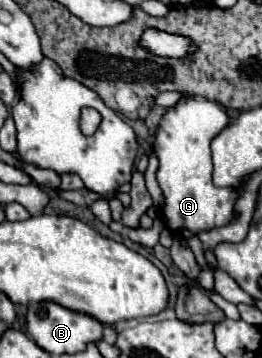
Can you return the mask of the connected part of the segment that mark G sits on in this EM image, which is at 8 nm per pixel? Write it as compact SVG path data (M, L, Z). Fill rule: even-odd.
M183 94L183 98L177 100L177 104L167 108L167 112L163 114L155 130L153 148L159 158L157 182L165 198L161 210L165 216L165 224L171 232L181 232L183 228L197 236L203 230L227 226L239 216L235 210L235 202L243 194L245 180L229 188L217 188L211 182L211 140L221 134L229 124L231 118L219 102L189 94Z

